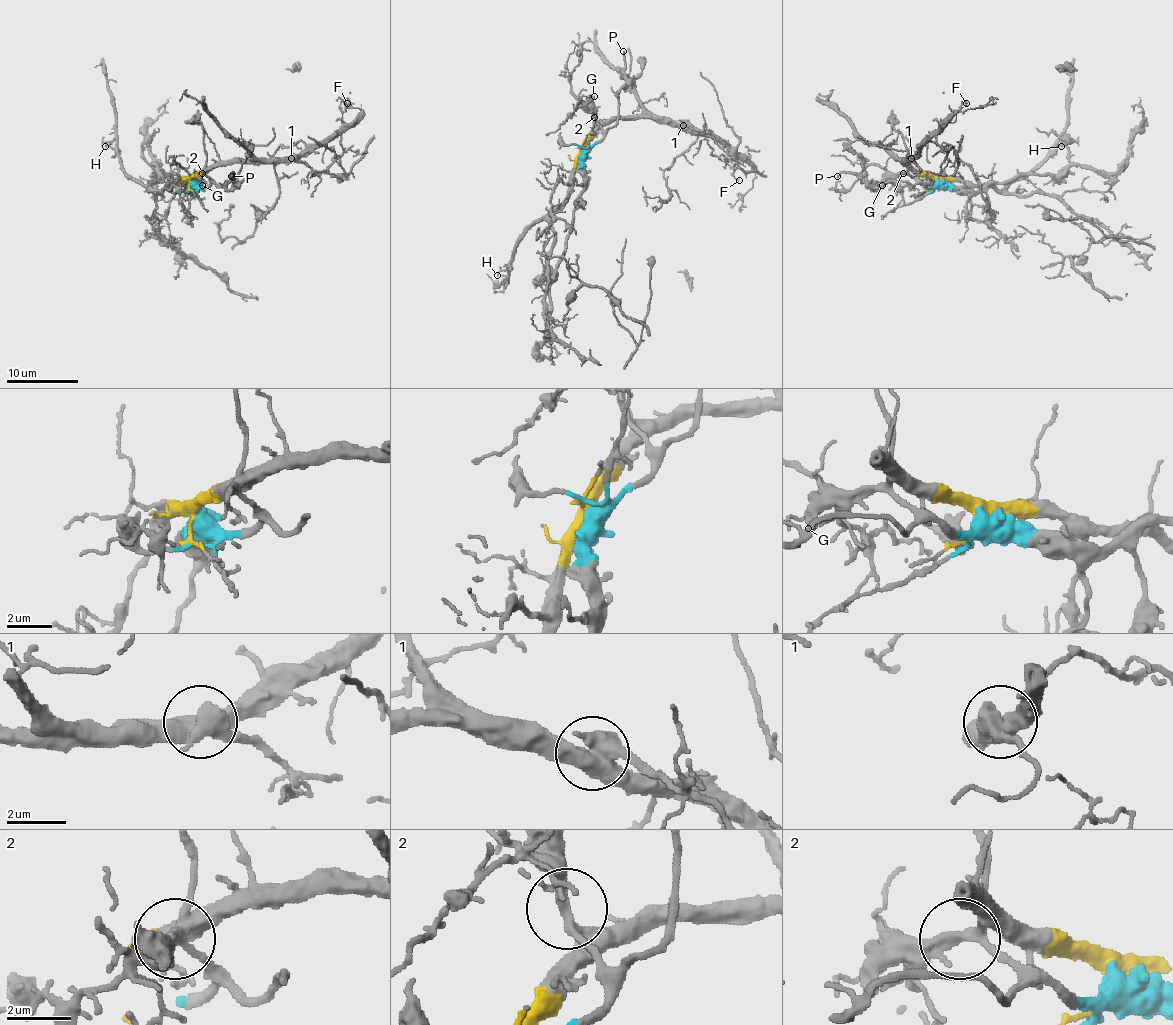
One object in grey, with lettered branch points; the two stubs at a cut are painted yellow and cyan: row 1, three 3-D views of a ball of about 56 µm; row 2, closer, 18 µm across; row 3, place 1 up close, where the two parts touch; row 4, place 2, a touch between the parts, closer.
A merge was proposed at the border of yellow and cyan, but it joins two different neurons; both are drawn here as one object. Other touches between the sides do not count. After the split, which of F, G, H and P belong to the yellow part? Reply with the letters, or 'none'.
F, H

